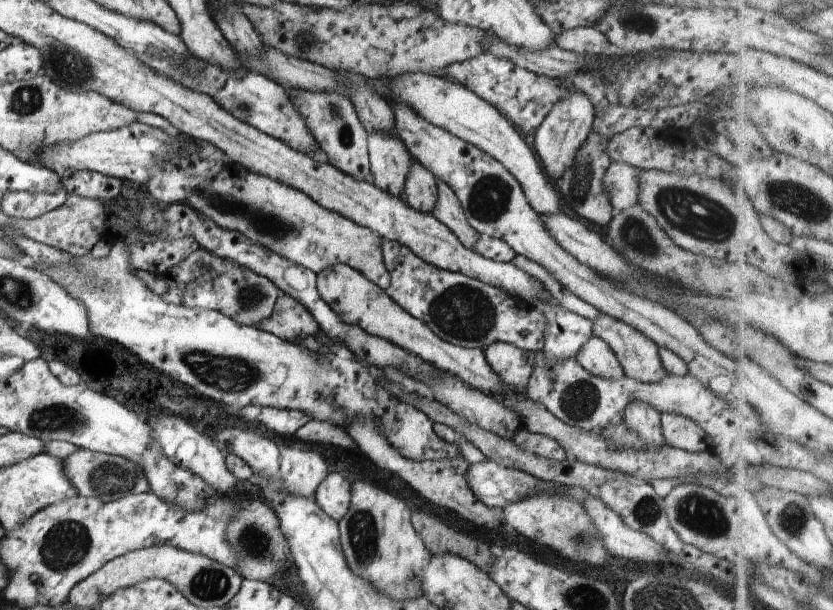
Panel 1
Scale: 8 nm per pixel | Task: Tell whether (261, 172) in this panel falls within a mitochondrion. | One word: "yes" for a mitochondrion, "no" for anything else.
no

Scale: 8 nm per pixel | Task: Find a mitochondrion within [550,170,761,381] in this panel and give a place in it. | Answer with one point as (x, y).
(697, 214)

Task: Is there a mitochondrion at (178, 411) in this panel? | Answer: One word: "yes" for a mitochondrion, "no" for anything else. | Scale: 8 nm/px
no

